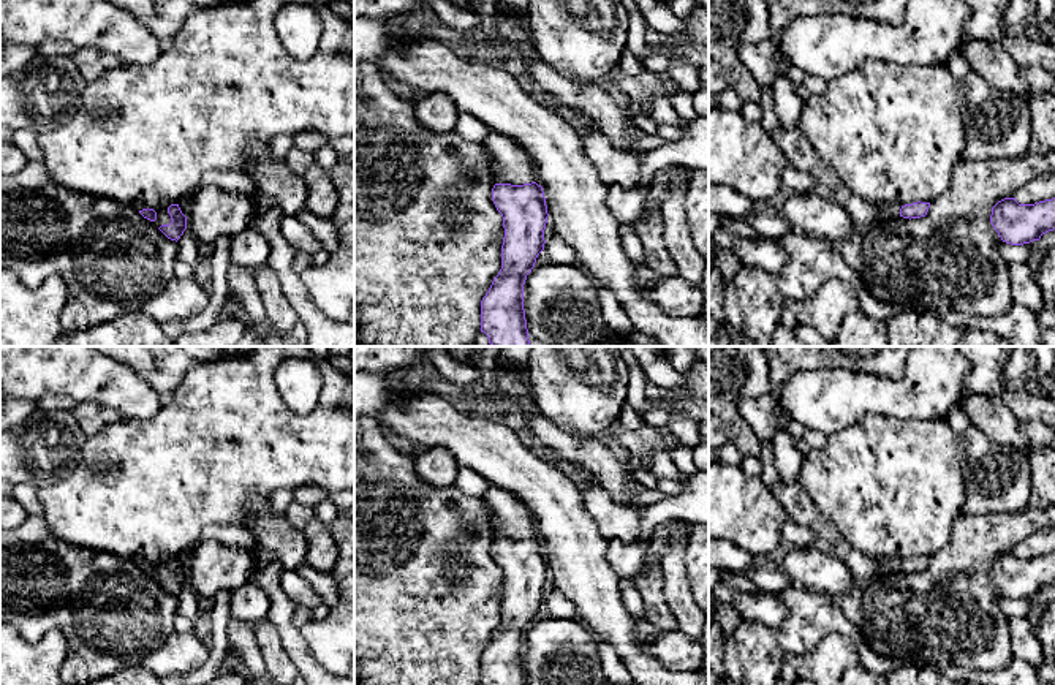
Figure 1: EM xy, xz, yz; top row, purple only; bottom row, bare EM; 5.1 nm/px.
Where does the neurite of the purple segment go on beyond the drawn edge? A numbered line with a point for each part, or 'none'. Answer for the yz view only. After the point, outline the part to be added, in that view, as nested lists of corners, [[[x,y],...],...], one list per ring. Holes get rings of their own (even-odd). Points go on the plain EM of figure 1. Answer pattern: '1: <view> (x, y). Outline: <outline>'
1: yz (799, 507). Outline: [[[799,481],[775,484],[773,490],[785,506],[788,517],[811,528],[832,546],[832,552],[849,568],[856,581],[900,571],[898,557],[873,557],[851,546],[835,525],[815,506]]]

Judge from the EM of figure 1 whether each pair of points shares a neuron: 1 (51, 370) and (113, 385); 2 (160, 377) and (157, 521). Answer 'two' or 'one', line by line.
1: one
2: two

